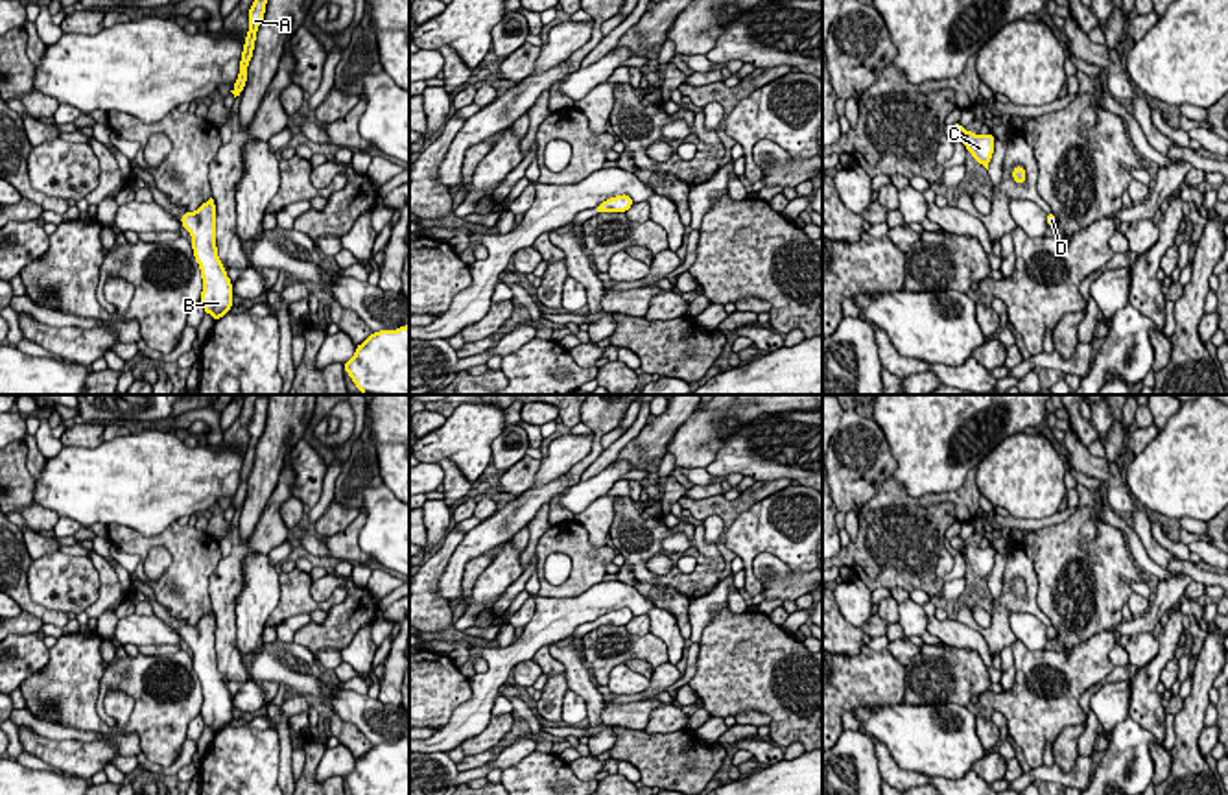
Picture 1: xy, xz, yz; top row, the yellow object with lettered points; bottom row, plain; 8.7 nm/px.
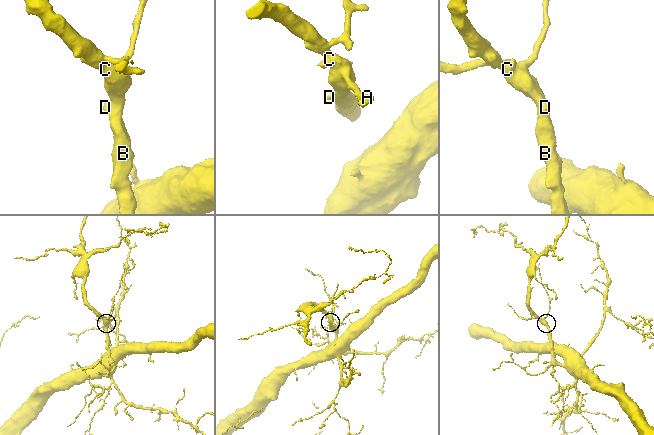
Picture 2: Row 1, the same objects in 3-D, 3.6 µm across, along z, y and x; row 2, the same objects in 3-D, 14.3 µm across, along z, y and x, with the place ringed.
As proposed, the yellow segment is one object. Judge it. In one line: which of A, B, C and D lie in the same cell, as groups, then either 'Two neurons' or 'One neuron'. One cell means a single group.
Groups: A B C D. One neuron

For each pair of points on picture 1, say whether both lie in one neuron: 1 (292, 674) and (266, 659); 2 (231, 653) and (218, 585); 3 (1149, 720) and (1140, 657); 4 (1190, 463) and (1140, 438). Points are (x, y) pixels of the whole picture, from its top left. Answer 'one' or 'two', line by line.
1: one
2: one
3: two
4: two

